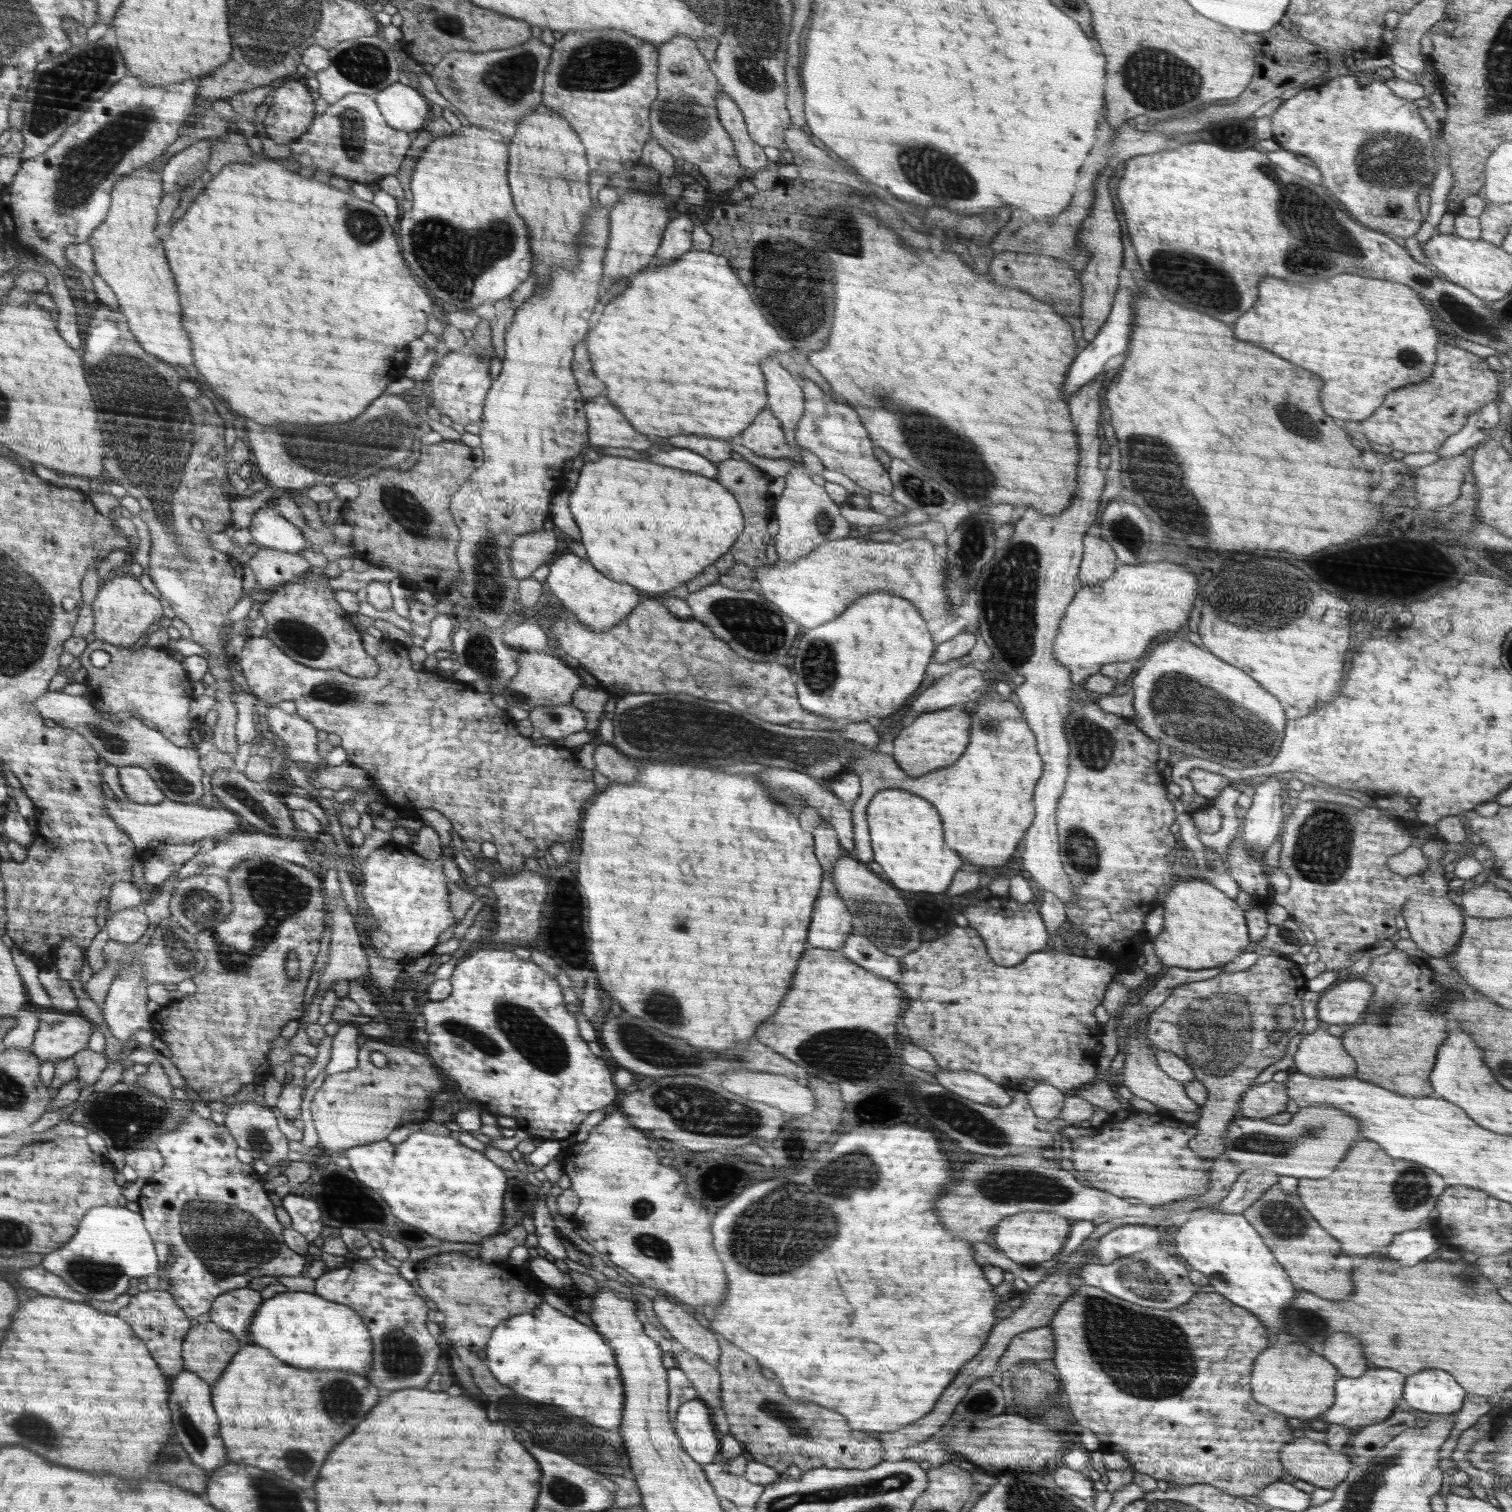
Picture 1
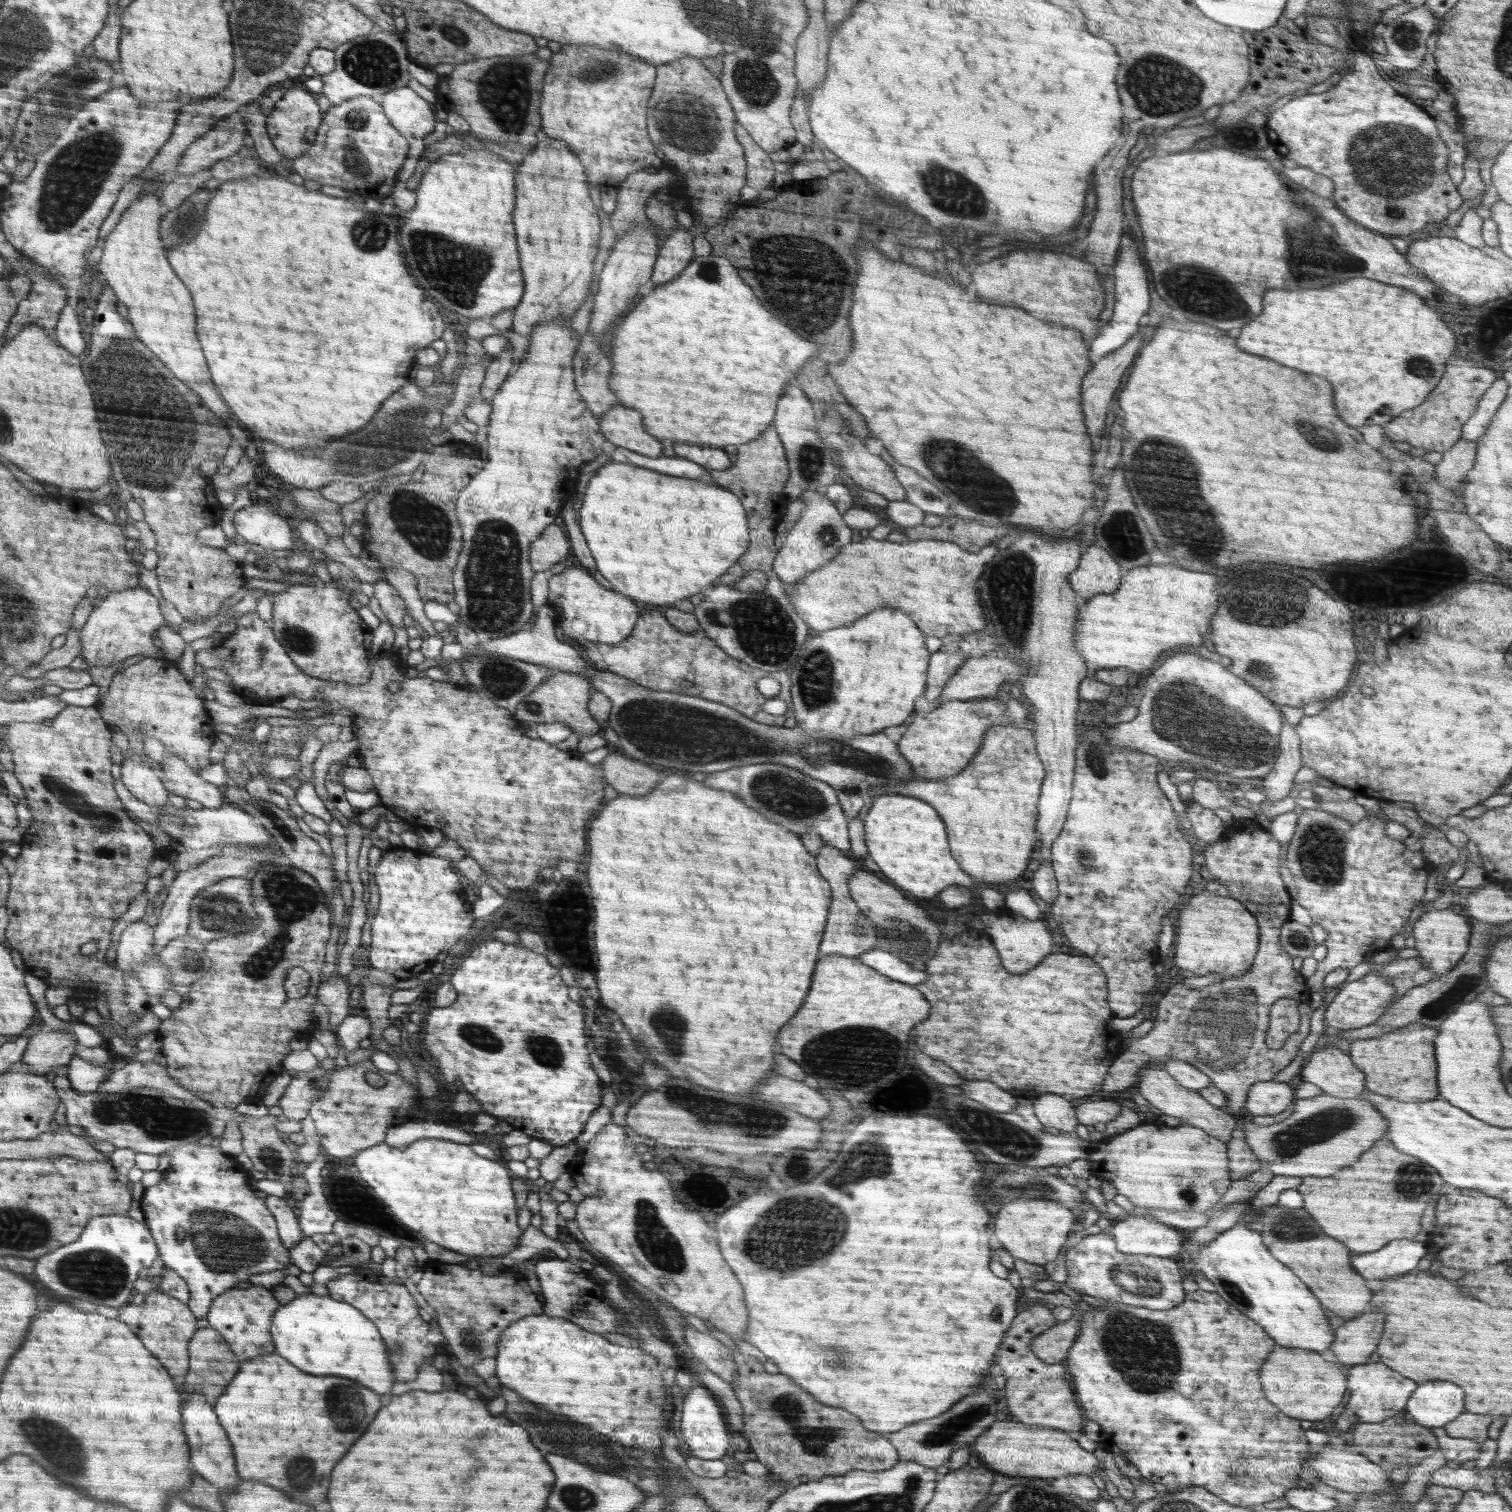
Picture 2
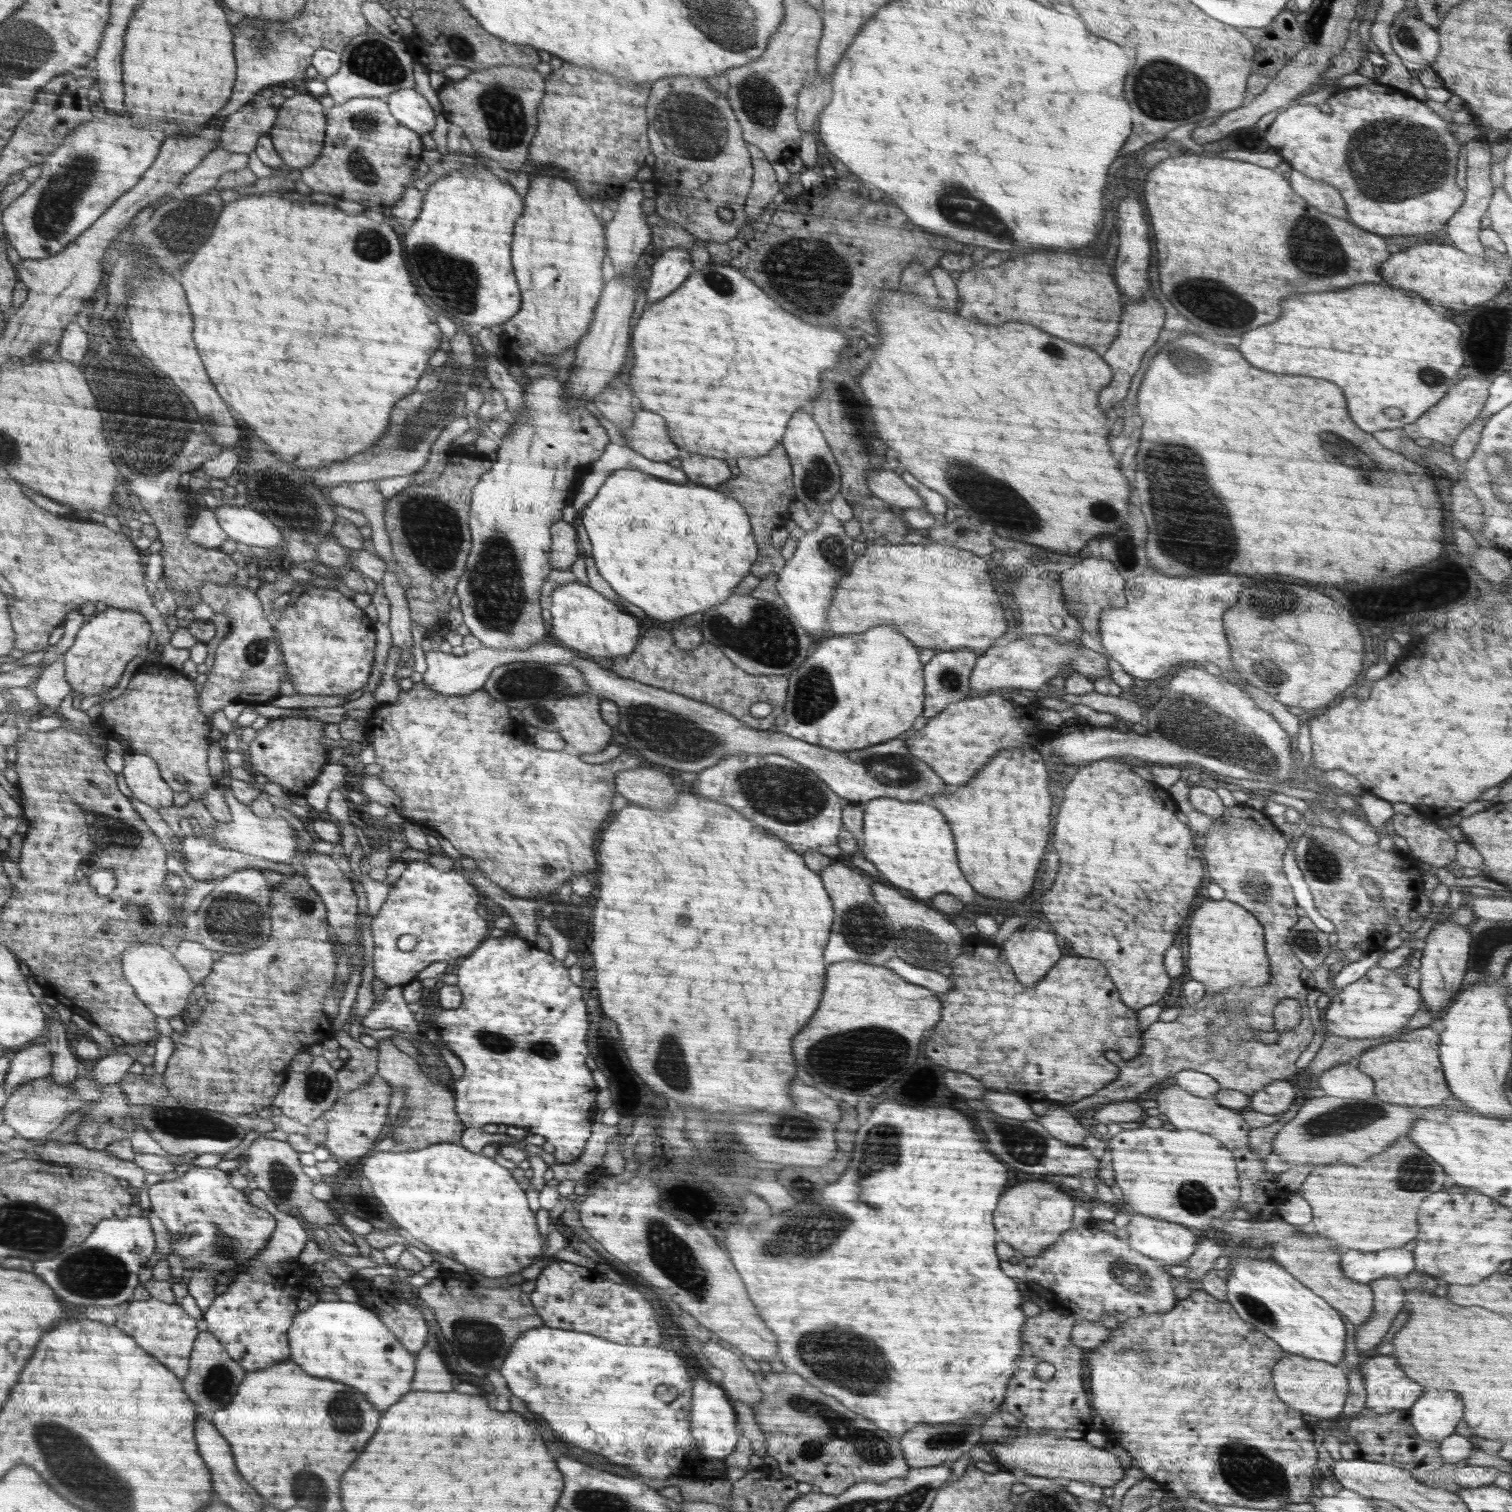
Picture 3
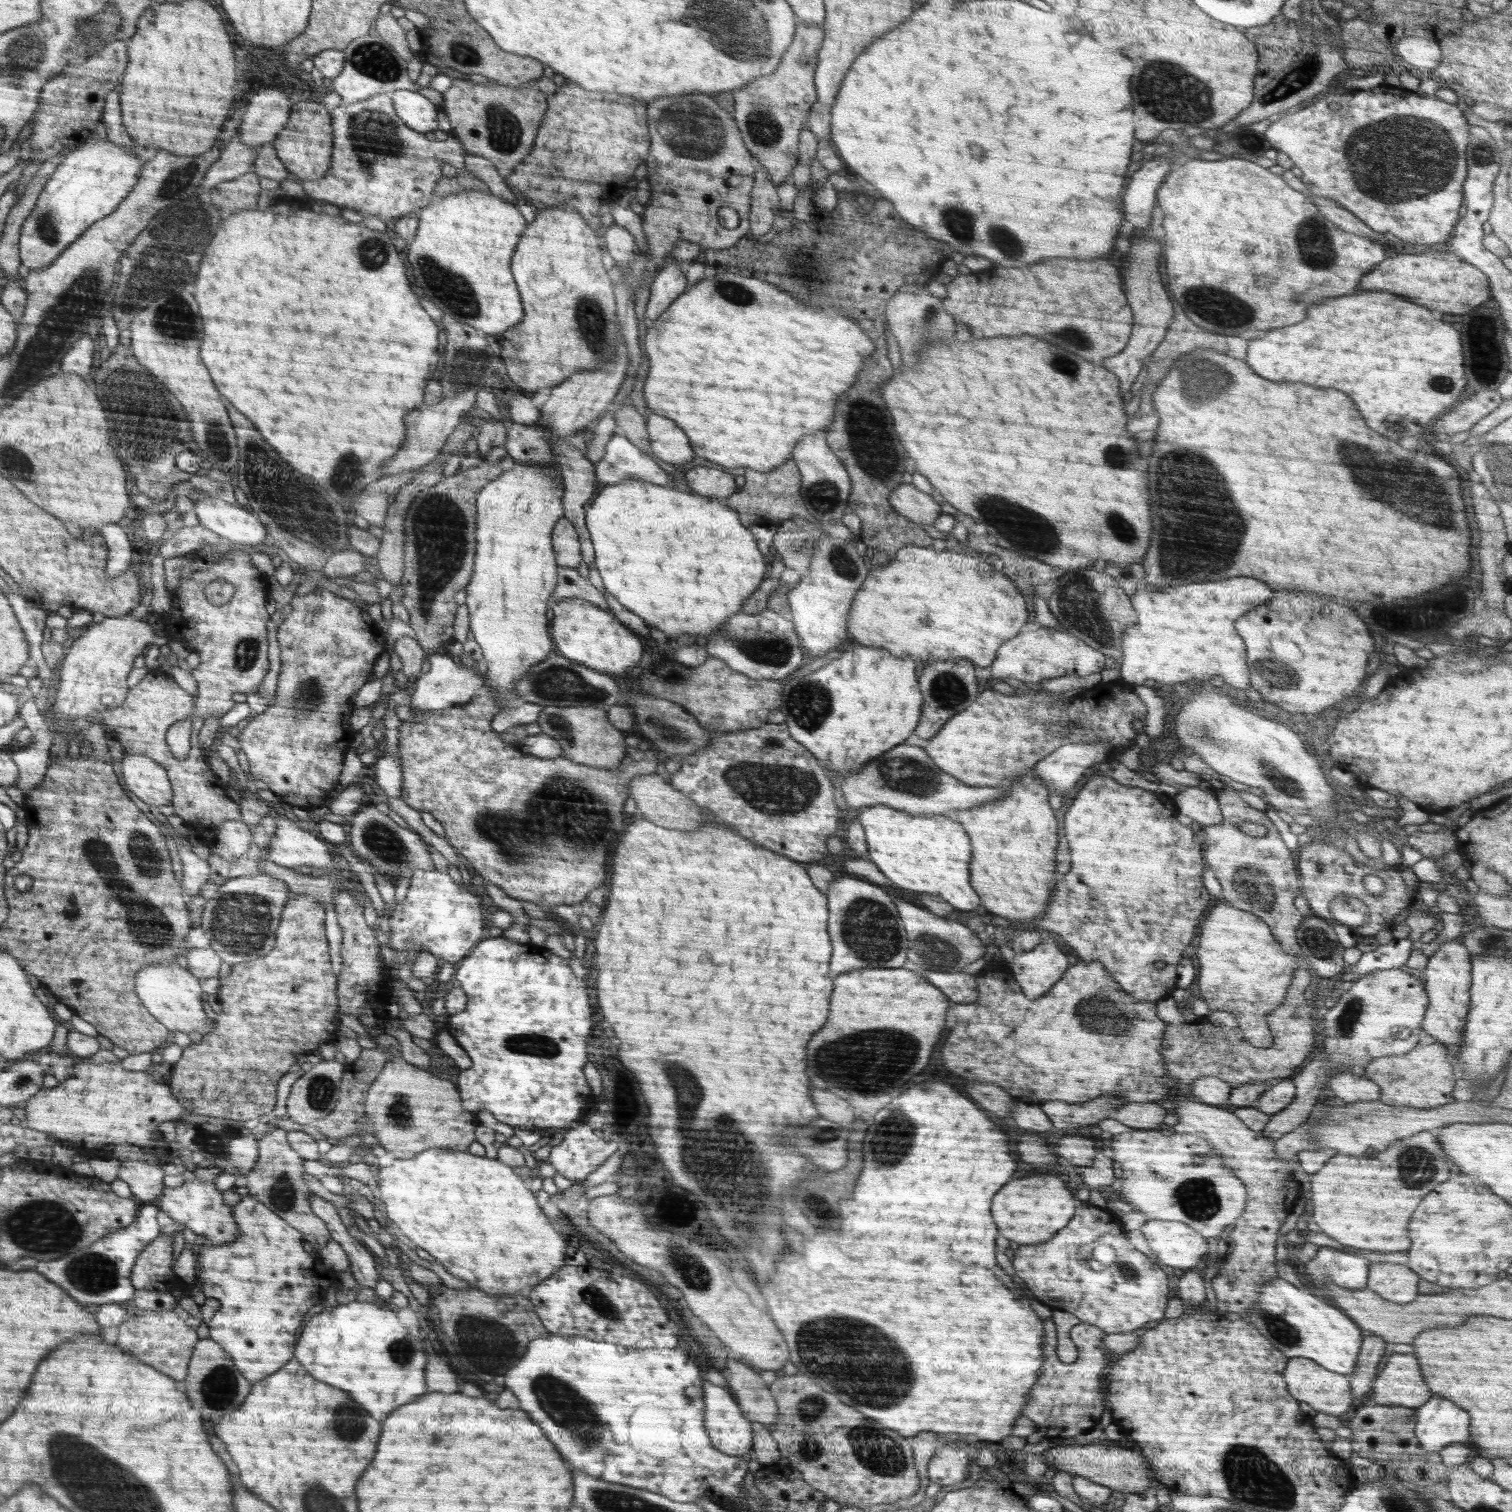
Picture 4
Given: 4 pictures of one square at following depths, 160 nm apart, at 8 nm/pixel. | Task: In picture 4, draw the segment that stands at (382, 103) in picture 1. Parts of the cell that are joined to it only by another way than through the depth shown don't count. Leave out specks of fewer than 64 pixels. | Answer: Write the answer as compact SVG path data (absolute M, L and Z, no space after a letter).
M403 88L395 90L390 97L393 99L398 118L405 123L405 126L424 134L436 131L438 112L436 112L436 106L425 95Z

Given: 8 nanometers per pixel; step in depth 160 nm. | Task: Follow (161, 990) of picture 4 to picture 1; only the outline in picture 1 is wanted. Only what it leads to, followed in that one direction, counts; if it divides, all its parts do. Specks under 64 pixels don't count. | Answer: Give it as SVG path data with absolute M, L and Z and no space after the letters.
M107 903L103 905L102 911L106 911L106 918L101 915L101 925L106 926L109 938L117 941L118 944L131 945L140 940L148 930L149 922L142 907L107 912L105 905Z

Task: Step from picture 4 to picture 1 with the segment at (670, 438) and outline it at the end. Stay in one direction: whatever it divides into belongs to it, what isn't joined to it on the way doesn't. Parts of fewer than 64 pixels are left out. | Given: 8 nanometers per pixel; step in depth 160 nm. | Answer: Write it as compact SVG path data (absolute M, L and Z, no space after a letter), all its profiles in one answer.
M591 398L585 406L590 421L590 438L594 446L613 446L614 448L632 448L648 450L654 448L640 432L636 432L612 404L604 404L604 398Z

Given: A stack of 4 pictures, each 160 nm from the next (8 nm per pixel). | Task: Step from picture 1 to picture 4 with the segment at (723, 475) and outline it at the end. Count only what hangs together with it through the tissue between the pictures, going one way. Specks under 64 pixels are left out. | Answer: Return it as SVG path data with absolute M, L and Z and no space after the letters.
M786 462L780 468L761 472L746 468L745 485L734 494L726 498L725 506L732 507L740 514L741 522L750 526L782 526L782 522L795 521L807 522L811 518L810 511L805 506L801 494L801 470L798 470L797 462Z

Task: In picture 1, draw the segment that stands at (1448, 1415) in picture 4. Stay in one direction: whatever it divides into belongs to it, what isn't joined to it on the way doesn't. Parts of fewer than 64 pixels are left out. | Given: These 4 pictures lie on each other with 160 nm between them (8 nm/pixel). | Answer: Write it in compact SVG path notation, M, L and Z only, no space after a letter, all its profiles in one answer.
M1424 1369L1407 1377L1403 1407L1431 1414L1455 1414L1462 1408L1466 1394L1462 1385L1448 1372Z

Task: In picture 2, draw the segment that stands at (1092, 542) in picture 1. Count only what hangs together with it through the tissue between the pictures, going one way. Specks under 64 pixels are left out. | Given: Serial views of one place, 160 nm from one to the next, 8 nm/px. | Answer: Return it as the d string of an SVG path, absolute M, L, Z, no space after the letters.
M1094 543L1081 554L1079 565L1069 574L1069 583L1083 603L1096 594L1112 594L1118 590L1123 575L1113 557Z

